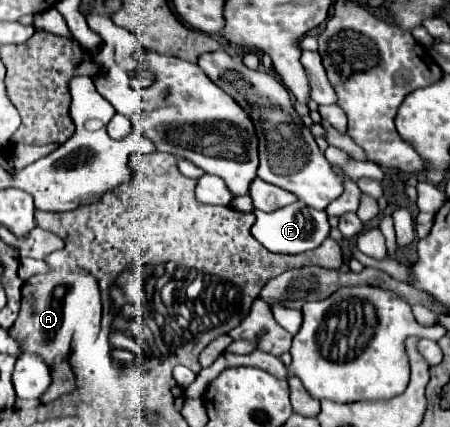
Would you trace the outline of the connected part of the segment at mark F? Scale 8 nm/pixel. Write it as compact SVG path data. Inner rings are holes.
M296 201L272 213L256 211L256 223L252 225L252 235L272 253L304 253L316 249L328 237L328 231L330 225L328 225L326 211L312 209L302 201Z

